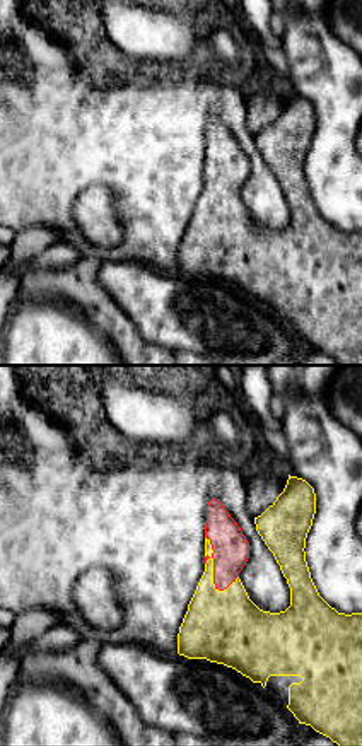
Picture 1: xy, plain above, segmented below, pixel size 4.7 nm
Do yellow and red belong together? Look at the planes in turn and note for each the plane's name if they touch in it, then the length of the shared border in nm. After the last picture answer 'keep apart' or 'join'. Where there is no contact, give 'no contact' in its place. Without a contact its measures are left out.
meets yellow in xy; contact 280 nm long

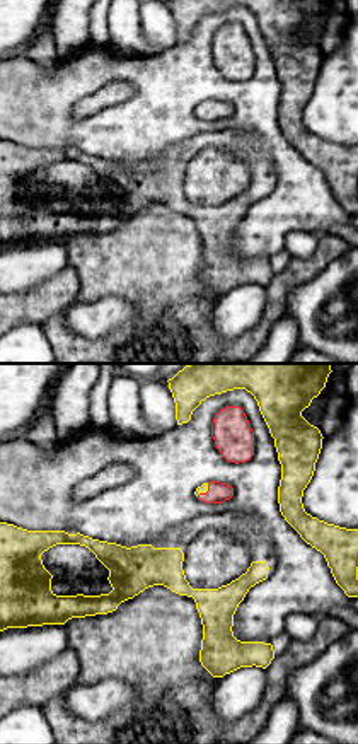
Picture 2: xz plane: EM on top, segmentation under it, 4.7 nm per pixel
meets yellow in xz; contact 90 nm long

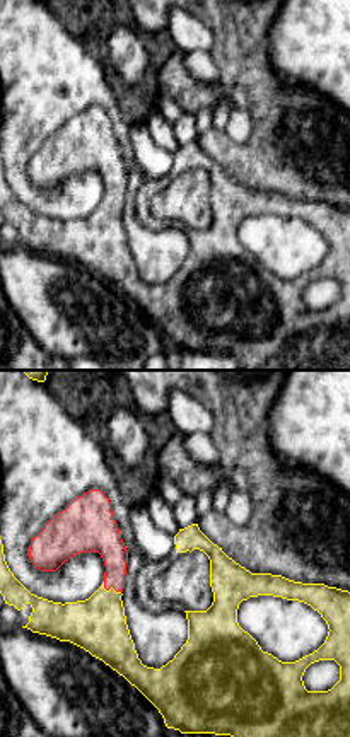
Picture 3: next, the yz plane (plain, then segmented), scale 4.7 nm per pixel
meets yellow in yz; contact 100 nm long

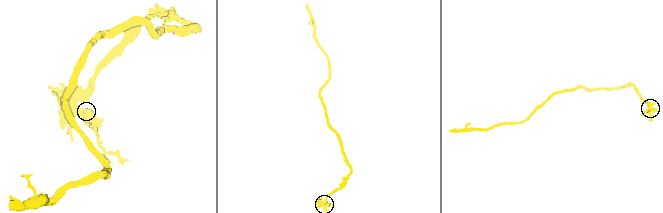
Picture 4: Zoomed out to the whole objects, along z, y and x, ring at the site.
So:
join

